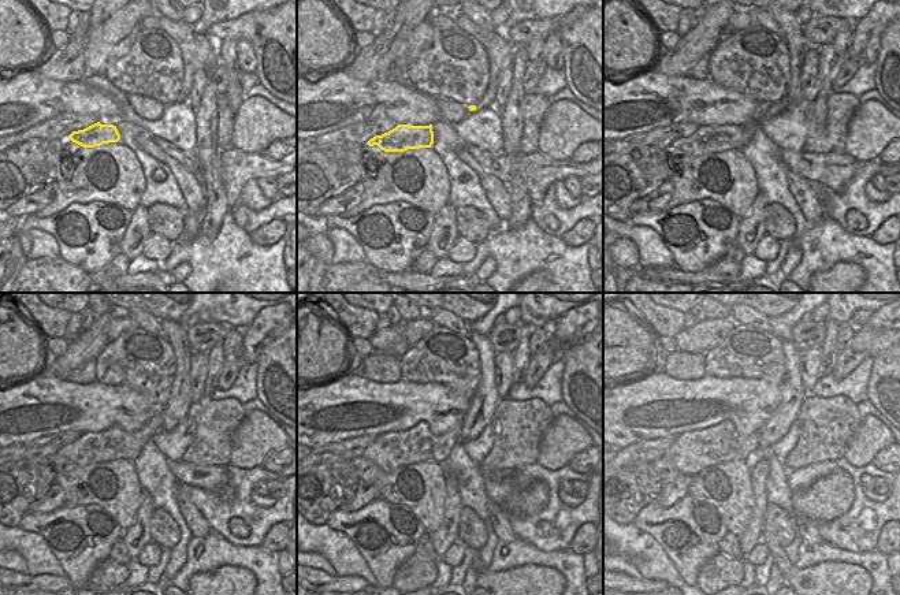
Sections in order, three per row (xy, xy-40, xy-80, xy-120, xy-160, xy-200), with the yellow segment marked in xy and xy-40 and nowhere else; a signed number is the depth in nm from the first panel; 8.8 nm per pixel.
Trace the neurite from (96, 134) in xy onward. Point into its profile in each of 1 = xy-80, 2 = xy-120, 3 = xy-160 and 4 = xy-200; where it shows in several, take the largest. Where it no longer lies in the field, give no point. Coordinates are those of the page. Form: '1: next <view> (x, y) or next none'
1: next xy-80 (706, 140)
2: next xy-120 (114, 443)
3: next xy-160 (391, 450)
4: next xy-200 (691, 452)

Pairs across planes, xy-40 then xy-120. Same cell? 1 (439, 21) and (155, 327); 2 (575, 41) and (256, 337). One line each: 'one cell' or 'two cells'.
1: two cells
2: two cells

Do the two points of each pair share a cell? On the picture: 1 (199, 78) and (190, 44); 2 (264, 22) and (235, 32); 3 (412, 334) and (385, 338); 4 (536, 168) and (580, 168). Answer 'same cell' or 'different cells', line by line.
1: different cells
2: same cell
3: same cell
4: same cell

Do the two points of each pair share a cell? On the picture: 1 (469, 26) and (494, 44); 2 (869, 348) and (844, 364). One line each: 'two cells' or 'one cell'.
1: one cell
2: one cell

